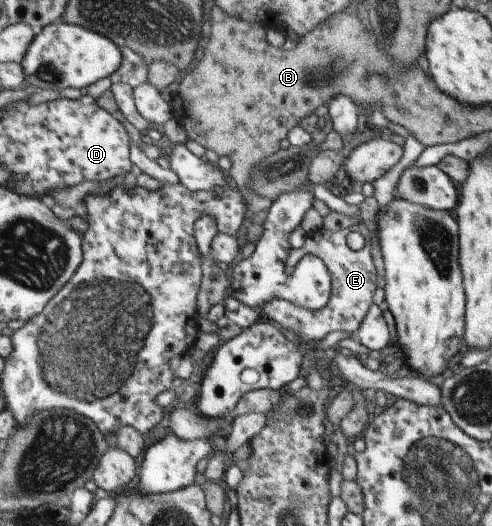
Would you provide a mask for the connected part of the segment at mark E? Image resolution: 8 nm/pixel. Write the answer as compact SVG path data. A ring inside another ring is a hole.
M361 221L360 224L341 230L338 232L328 232L325 228L316 230L312 234L305 235L305 243L299 249L292 249L288 264L290 268L295 268L300 260L305 256L316 255L319 256L328 266L330 274L332 274L332 296L326 308L322 310L308 310L307 308L300 308L292 301L276 298L268 304L264 304L260 311L265 319L275 322L280 328L285 330L290 335L294 333L301 338L301 340L319 341L326 338L330 332L357 332L360 325L364 322L364 318L371 310L374 304L374 292L378 288L378 274L376 274L376 266L372 260L372 248L370 248L370 230L366 228ZM350 232L358 232L364 239L365 245L360 250L352 250L346 242Z

